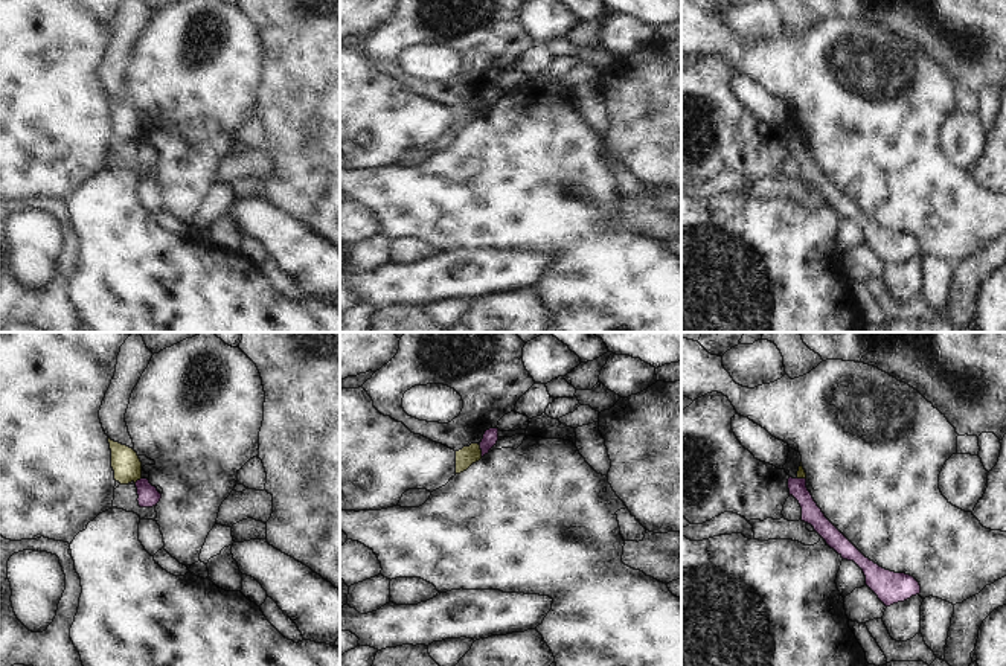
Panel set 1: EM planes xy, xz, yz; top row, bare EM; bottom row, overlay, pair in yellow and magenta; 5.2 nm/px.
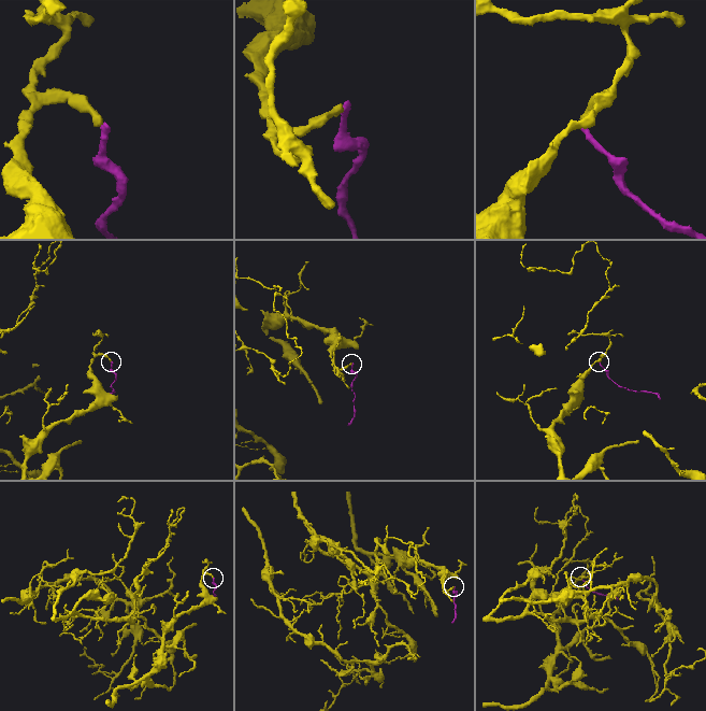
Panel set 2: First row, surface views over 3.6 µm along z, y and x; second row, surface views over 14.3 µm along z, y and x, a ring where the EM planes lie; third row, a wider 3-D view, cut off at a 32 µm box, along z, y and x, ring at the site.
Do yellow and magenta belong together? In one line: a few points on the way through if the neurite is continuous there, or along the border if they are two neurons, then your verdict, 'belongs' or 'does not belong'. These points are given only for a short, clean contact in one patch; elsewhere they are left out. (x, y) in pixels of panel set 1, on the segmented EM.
border along xz (477, 444), (482, 456); does not belong

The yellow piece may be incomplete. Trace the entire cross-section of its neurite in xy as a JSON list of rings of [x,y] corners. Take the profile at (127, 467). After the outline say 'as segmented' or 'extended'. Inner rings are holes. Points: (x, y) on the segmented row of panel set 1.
[[[108,437],[111,450],[111,468],[114,471],[114,480],[120,485],[128,485],[142,479],[142,462],[137,453],[119,442]]]; as segmented

